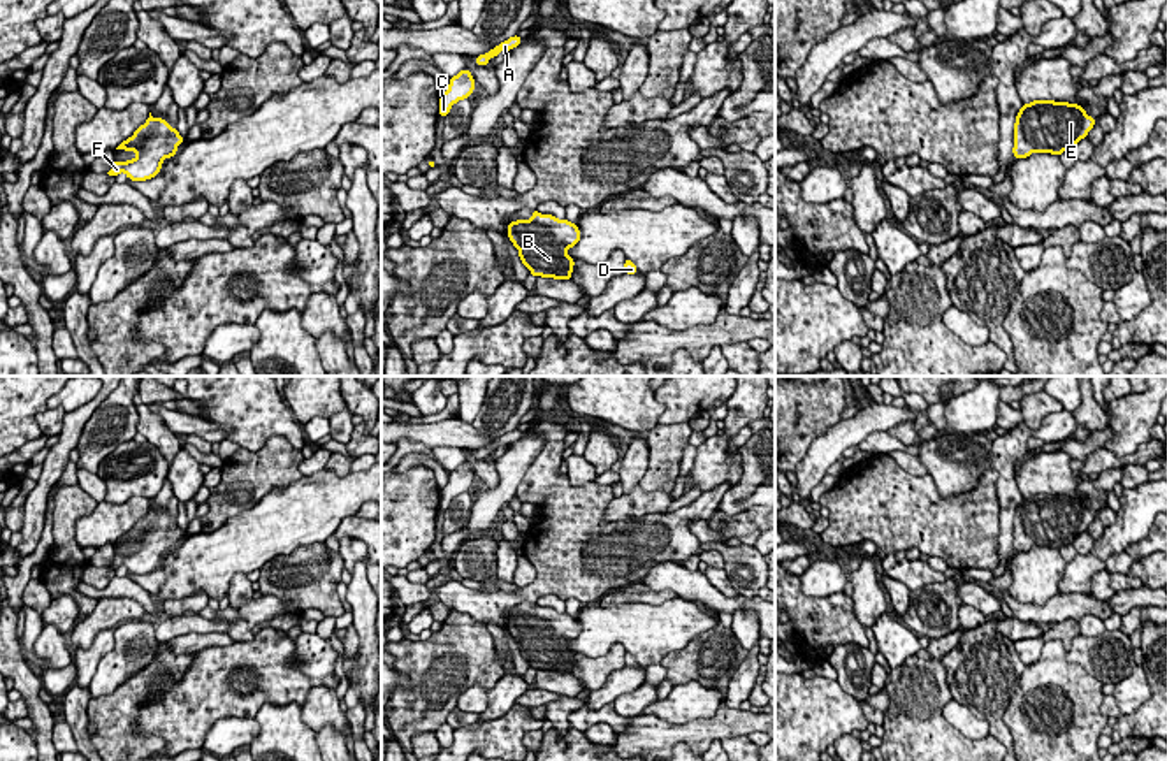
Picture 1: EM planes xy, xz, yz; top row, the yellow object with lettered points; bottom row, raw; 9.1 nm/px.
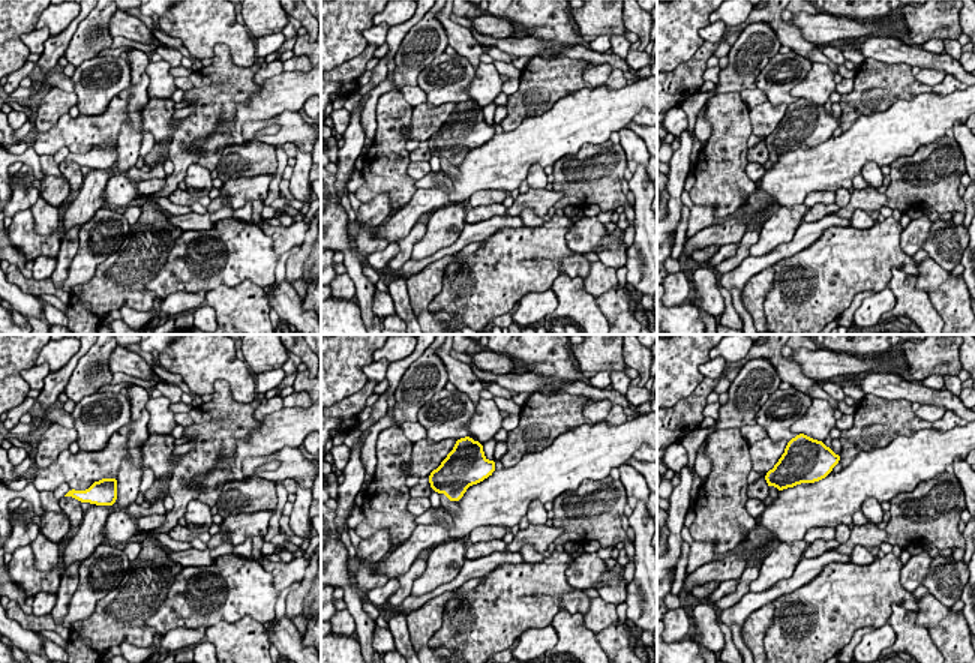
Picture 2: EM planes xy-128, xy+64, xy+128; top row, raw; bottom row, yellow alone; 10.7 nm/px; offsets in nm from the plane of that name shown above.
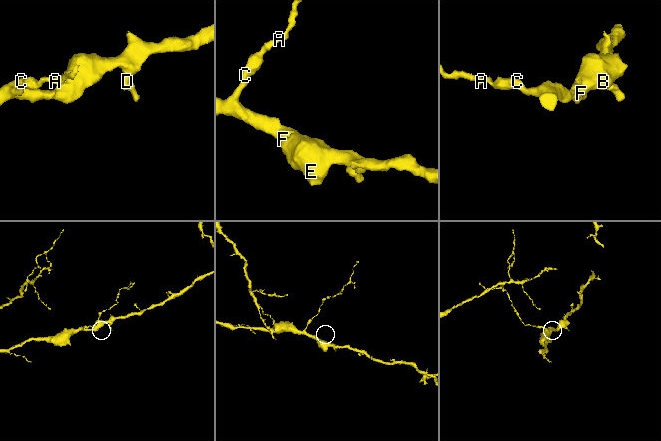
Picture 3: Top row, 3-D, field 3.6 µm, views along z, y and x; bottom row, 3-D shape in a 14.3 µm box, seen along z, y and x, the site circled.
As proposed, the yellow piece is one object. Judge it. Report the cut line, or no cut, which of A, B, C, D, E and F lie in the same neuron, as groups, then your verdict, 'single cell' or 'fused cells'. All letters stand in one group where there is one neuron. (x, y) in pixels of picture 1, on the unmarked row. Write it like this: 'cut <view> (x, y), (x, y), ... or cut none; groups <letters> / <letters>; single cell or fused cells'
cut none; groups A B C D E F; single cell

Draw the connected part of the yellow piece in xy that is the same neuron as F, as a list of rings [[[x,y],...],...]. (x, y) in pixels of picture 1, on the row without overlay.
[[[149,506],[146,517],[116,541],[135,545],[137,550],[127,555],[114,554],[114,561],[107,568],[116,571],[125,566],[132,575],[151,573],[160,566],[162,555],[178,547],[183,534],[178,522],[172,522],[163,511],[153,511]]]

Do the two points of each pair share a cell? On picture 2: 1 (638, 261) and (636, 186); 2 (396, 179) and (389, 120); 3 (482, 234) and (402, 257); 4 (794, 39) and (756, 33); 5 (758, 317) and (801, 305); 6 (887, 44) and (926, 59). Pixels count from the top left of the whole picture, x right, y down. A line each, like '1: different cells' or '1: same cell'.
1: same cell
2: same cell
3: different cells
4: different cells
5: different cells
6: same cell

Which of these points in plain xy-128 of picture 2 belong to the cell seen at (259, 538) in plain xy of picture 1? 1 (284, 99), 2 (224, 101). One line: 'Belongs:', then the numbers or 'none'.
Belongs: 1

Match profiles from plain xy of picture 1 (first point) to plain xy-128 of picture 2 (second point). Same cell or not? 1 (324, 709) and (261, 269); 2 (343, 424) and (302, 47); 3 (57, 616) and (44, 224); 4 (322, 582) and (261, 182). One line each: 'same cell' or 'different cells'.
1: different cells
2: different cells
3: different cells
4: different cells

